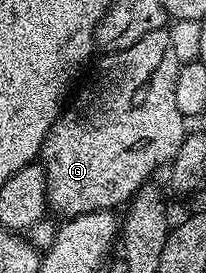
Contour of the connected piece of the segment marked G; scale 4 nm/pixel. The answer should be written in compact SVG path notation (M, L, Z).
M167 29L146 33L142 41L134 41L134 45L126 49L99 57L100 60L95 60L96 72L88 79L89 87L80 92L77 90L71 96L70 102L61 110L60 118L44 138L38 156L46 173L49 208L64 215L60 217L123 208L138 188L153 178L152 174L159 167L167 168L171 164L186 134L186 120L182 113L178 113L174 98L174 81L178 81L181 63L174 53Z

